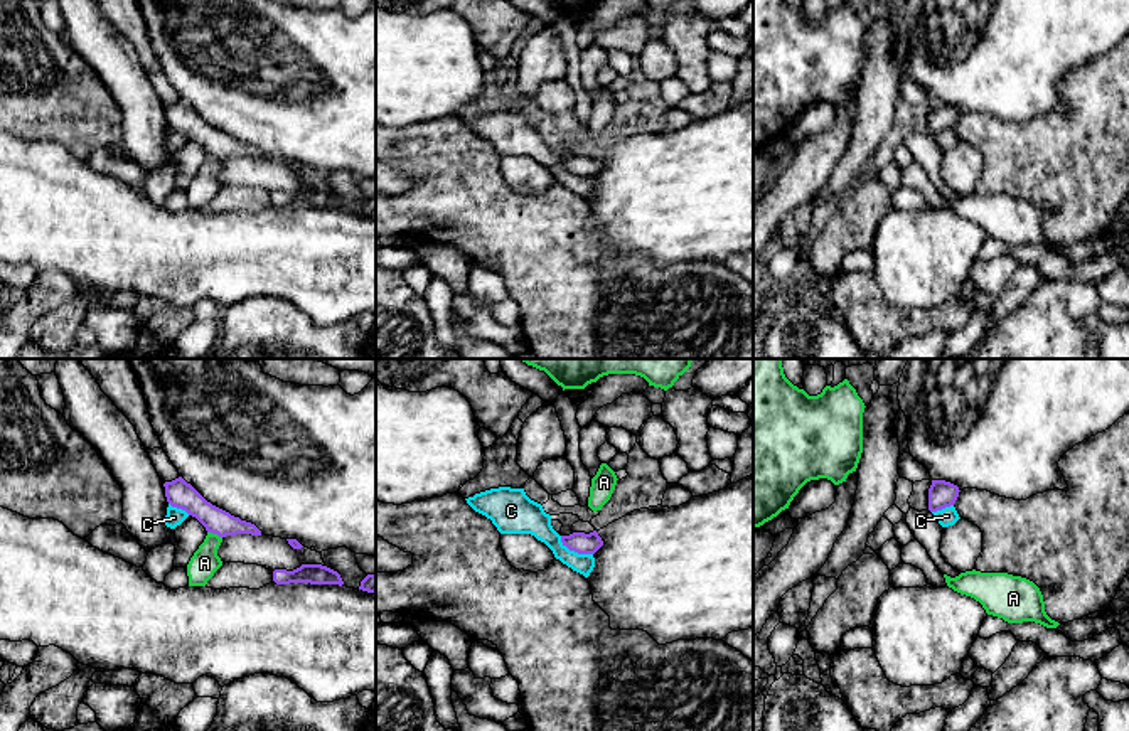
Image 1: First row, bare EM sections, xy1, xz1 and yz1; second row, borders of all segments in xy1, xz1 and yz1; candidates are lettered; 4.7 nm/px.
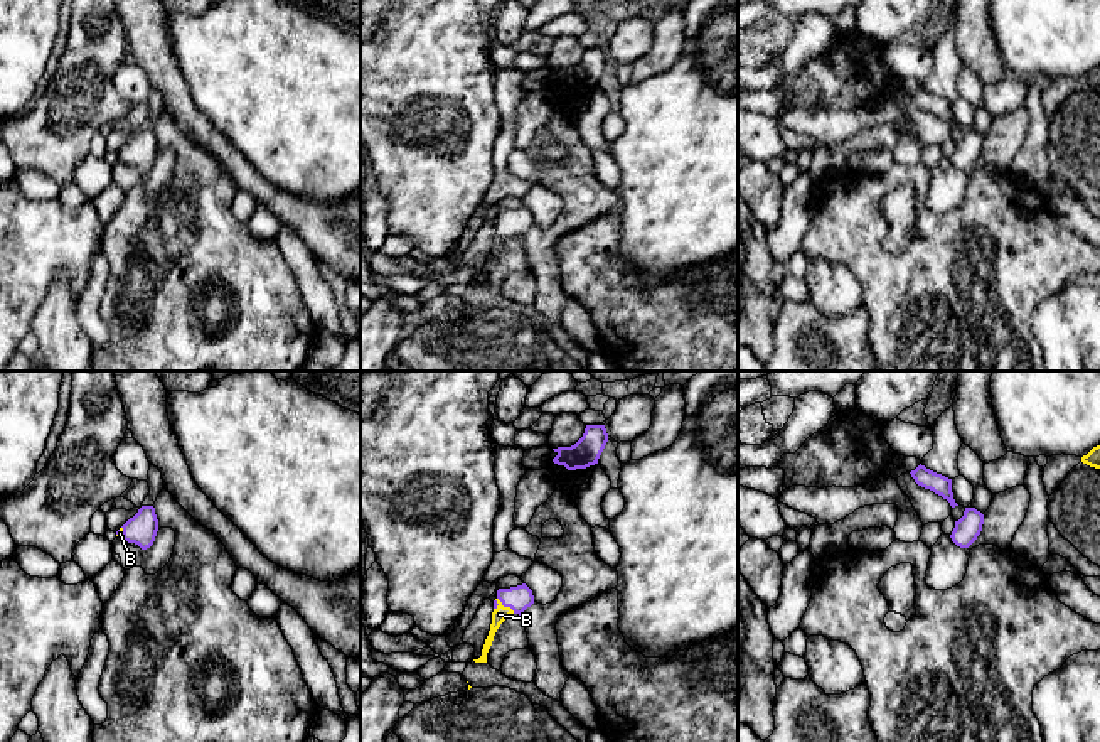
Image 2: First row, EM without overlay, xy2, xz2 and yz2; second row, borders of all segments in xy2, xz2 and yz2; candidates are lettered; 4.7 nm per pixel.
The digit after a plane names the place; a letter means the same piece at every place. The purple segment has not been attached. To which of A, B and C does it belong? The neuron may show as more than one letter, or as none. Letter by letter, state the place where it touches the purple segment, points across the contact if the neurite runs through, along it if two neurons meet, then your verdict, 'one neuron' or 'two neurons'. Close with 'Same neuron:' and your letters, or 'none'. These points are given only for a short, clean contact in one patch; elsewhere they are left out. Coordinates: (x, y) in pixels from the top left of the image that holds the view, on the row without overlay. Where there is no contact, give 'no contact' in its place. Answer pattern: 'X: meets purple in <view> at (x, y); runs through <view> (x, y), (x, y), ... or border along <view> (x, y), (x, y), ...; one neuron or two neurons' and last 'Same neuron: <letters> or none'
A: meets purple in xy1 at (214, 155); border along xy1 (208, 154), (221, 160); two neurons
B: meets purple in xz2 at (506, 228); runs through xz2 (519, 220), (506, 228), (499, 236); one neuron
C: meets purple in xz1 at (575, 174); border along xz1 (560, 159), (570, 172), (592, 177); two neurons
Same neuron: B

